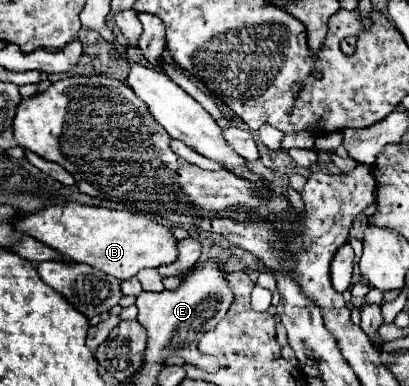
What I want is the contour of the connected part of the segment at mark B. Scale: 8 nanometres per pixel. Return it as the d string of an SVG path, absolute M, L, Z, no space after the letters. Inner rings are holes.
M68 202L64 206L50 206L40 212L20 216L16 220L16 228L28 232L70 260L88 264L118 280L134 278L142 268L160 268L178 258L178 240L170 228L156 220L122 210Z

